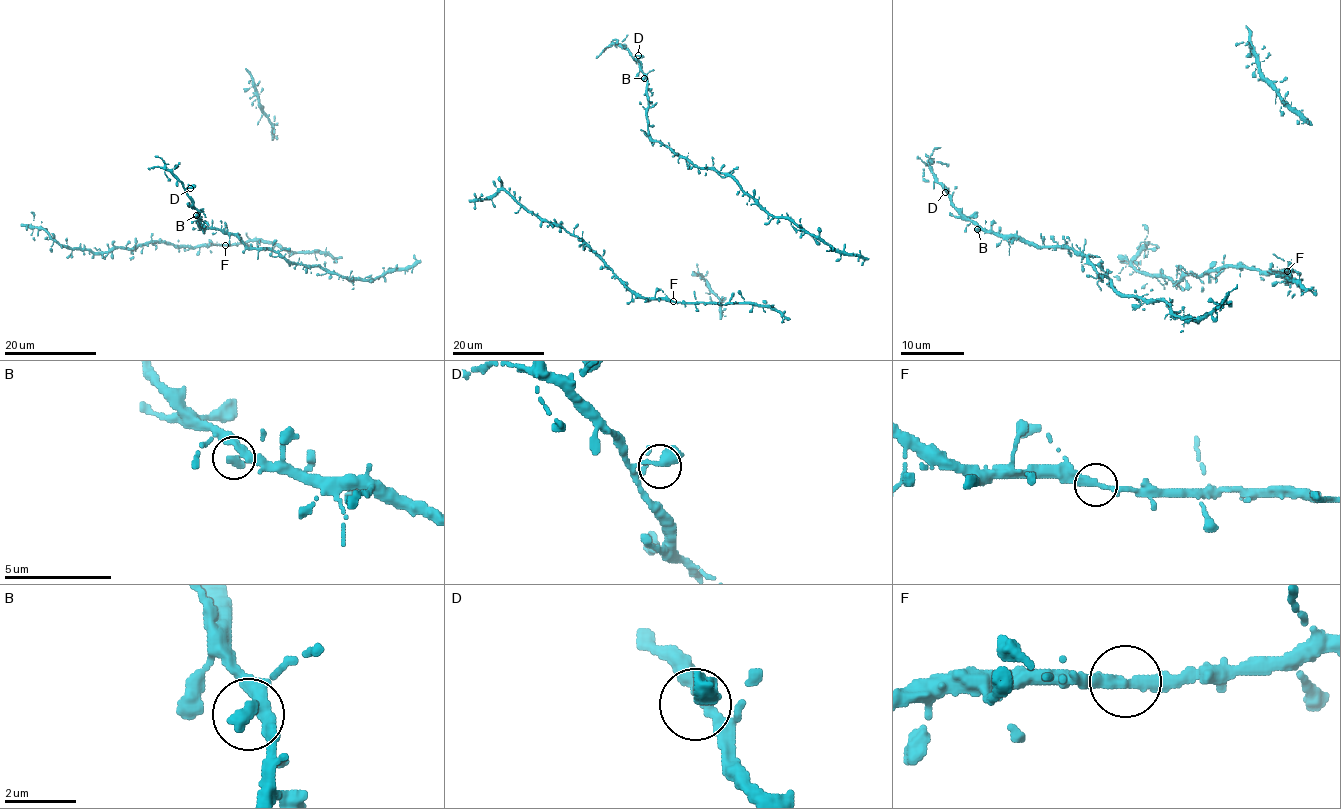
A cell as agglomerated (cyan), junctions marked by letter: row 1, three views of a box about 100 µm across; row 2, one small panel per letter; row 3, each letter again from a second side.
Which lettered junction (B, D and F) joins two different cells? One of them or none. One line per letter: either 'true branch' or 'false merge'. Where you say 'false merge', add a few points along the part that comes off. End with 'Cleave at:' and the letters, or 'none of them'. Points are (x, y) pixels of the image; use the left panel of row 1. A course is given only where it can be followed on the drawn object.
B: true branch
D: true branch
F: true branch
Cleave at: none of them

